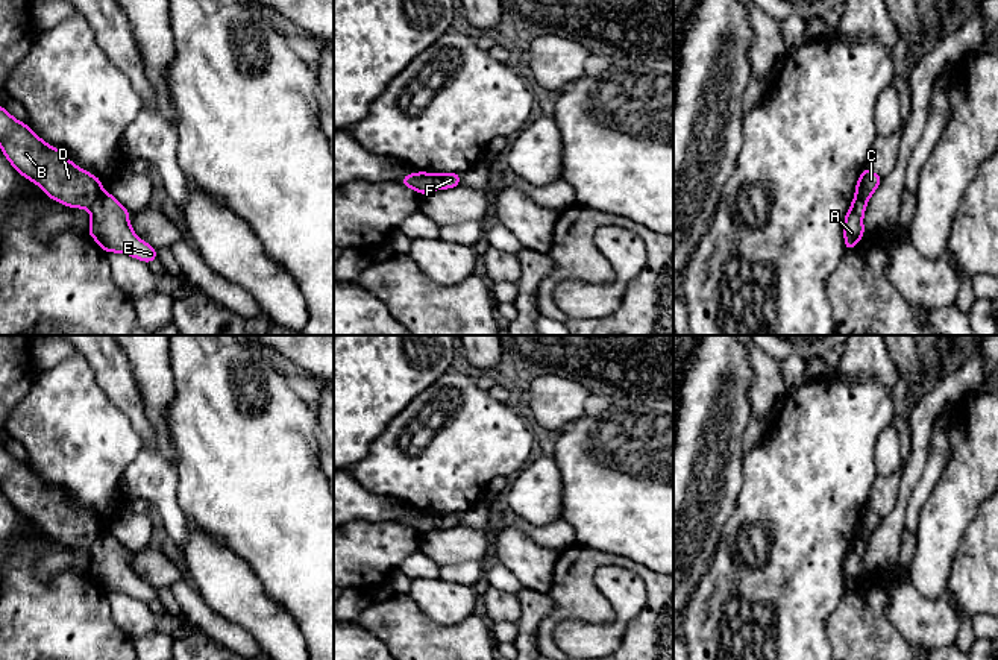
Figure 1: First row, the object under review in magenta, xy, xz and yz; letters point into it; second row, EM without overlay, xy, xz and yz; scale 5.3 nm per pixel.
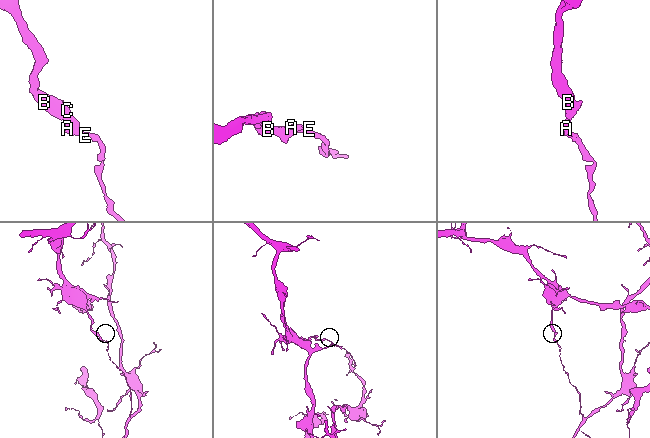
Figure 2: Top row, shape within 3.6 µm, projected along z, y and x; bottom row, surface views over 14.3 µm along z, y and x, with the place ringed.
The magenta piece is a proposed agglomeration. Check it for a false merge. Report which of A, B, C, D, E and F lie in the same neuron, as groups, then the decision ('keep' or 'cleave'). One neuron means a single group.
groups A E F / B C D; cleave

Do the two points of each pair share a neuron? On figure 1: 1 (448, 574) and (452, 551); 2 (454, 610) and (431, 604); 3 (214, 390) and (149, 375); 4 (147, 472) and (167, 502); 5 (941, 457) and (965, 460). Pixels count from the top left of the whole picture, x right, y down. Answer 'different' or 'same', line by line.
1: different
2: same
3: different
4: same
5: different

